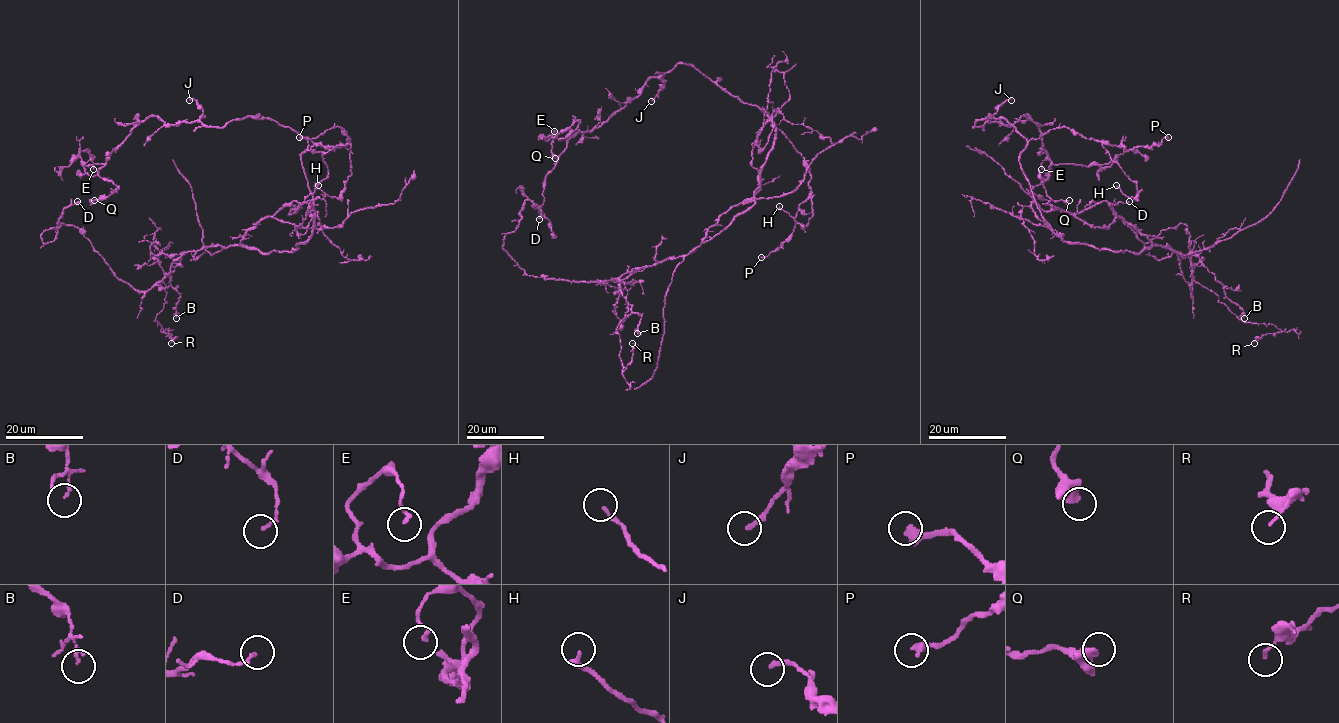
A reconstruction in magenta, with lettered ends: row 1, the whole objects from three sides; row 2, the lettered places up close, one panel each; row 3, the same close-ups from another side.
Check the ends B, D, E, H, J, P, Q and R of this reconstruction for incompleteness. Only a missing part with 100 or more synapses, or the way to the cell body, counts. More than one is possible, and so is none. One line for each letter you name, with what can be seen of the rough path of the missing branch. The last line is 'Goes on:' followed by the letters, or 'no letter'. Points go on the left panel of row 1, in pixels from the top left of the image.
Goes on: no letter

